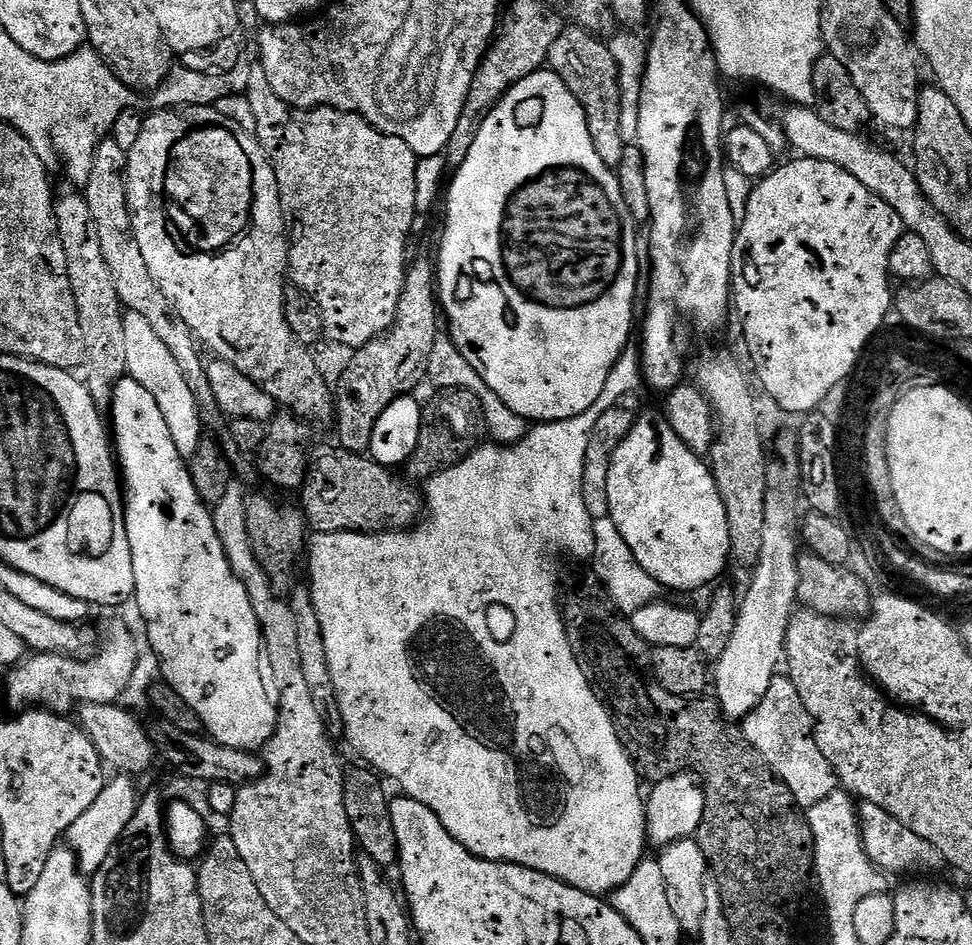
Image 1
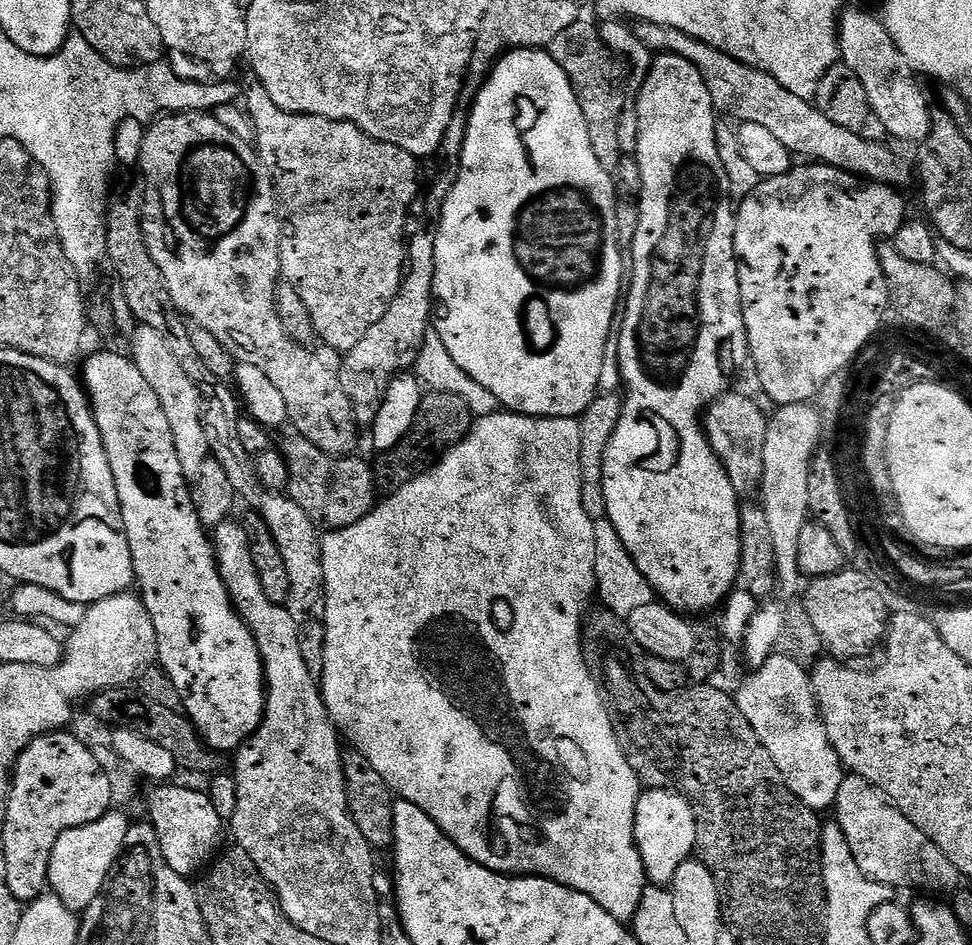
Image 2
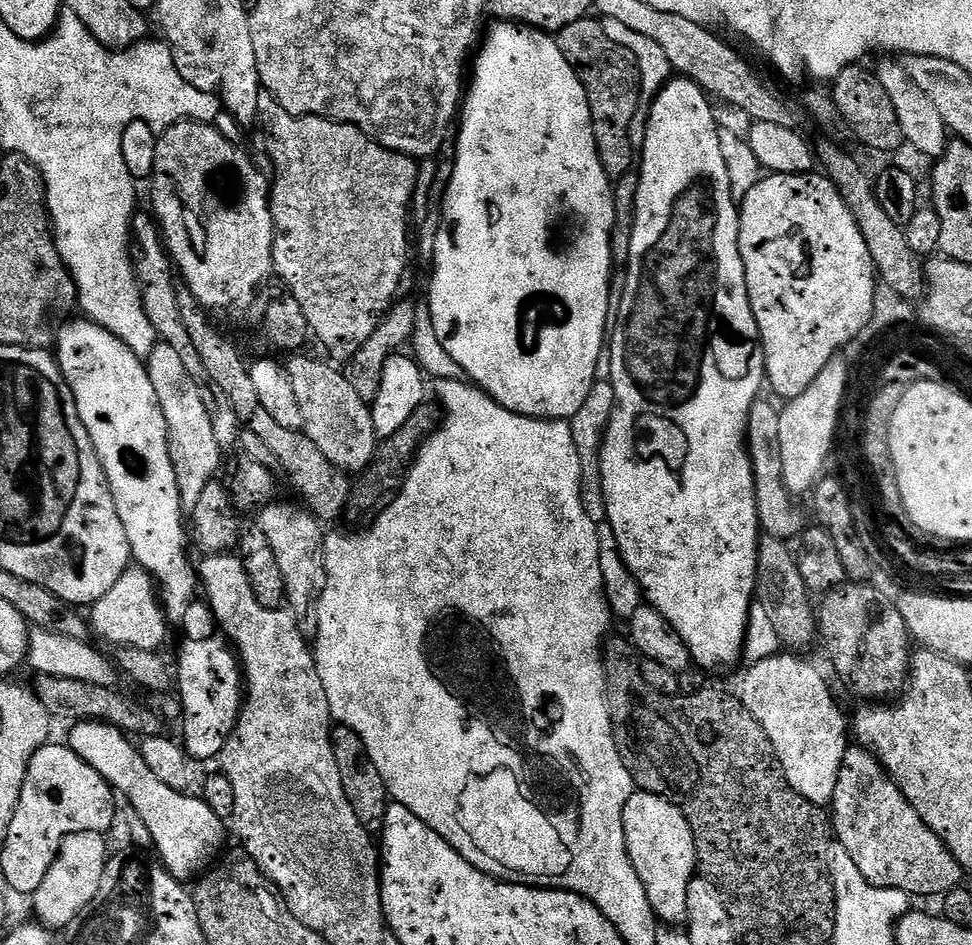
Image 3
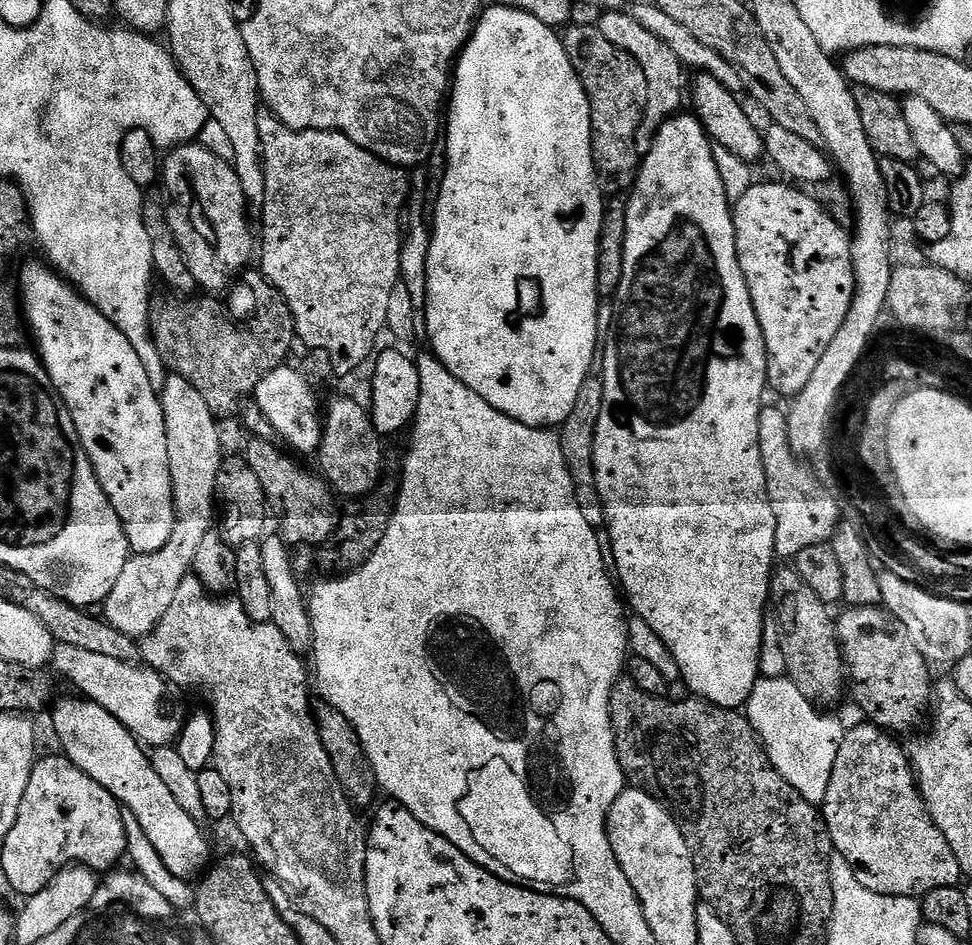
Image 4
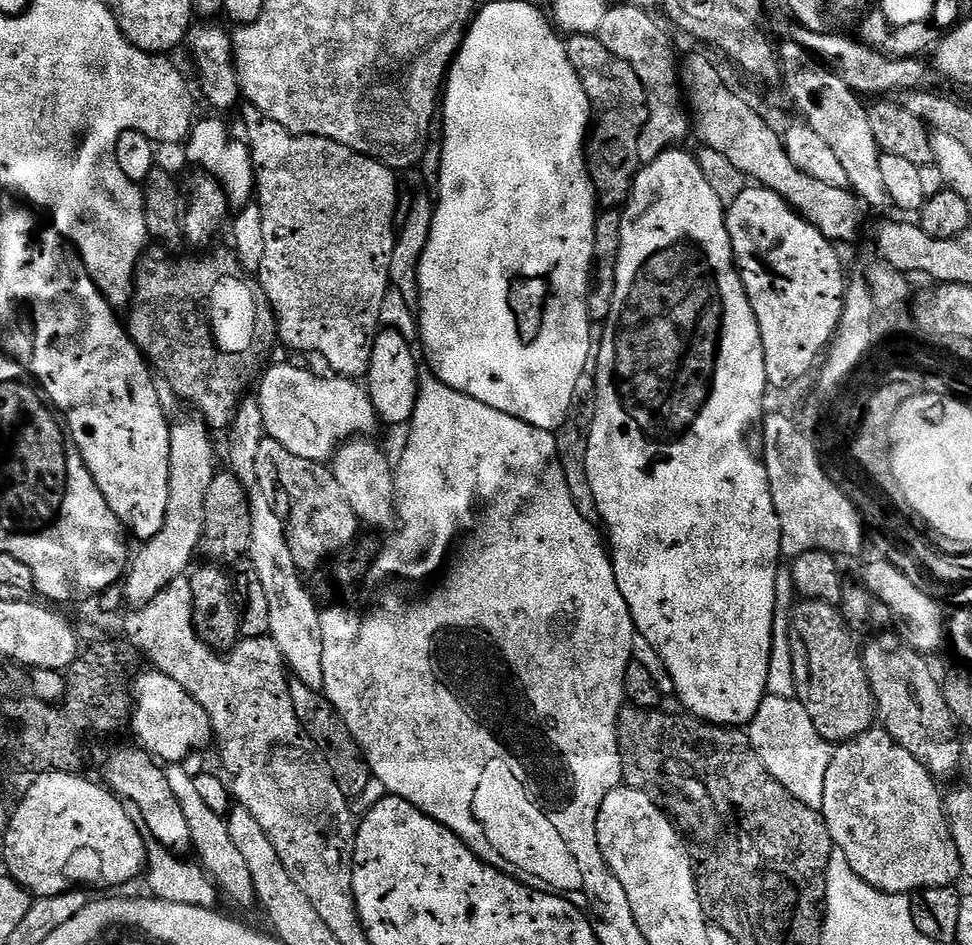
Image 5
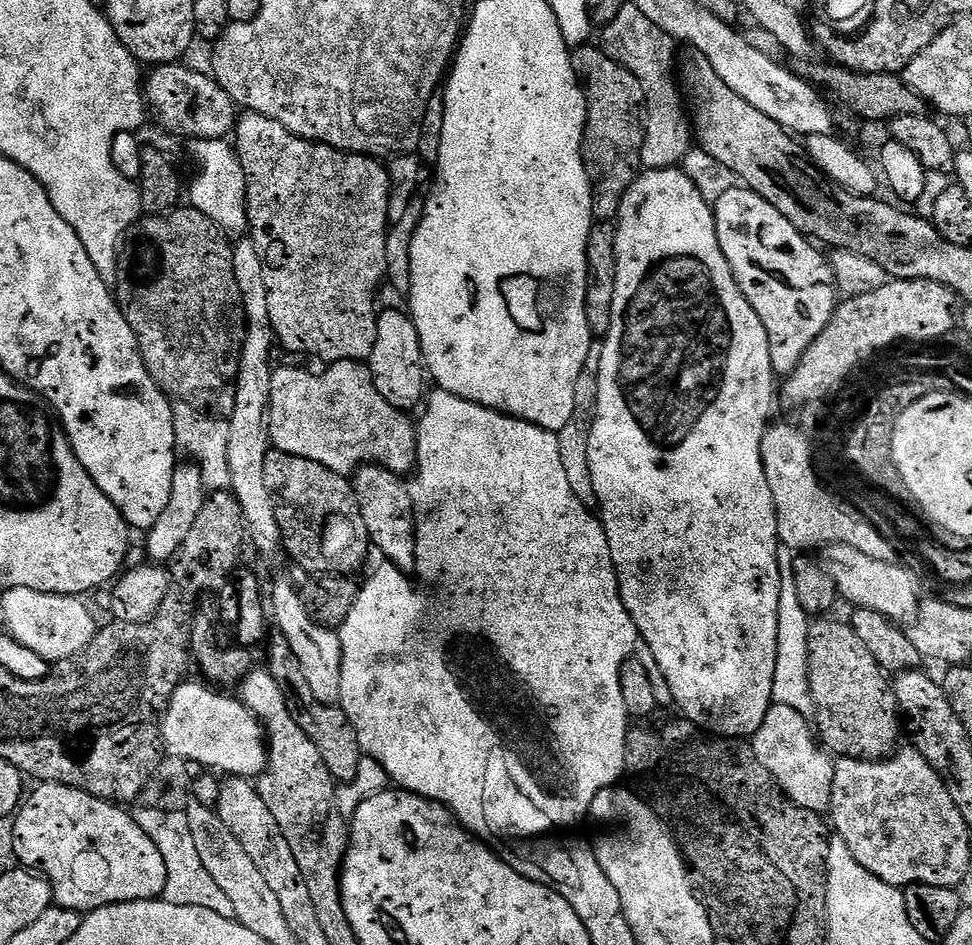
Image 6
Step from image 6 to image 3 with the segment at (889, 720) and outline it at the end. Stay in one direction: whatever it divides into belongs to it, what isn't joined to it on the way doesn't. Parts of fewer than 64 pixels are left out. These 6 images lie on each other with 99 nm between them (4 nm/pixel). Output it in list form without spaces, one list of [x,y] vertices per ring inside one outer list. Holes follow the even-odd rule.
[[[767,534],[761,535],[755,599],[759,608],[766,610],[766,618],[774,622],[781,645],[788,650],[800,650],[796,648],[808,648],[812,639],[817,639],[818,616],[814,611],[813,597],[806,590],[806,582],[802,582],[802,574],[798,574],[793,549],[788,547],[785,541]]]

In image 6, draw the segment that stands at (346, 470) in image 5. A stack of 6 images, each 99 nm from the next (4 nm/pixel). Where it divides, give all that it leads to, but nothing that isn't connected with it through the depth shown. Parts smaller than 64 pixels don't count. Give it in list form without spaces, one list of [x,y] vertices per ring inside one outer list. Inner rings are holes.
[[[366,464],[356,469],[352,480],[356,501],[366,522],[368,538],[373,549],[384,555],[383,559],[400,572],[412,574],[416,571],[416,519],[407,483],[397,473],[386,470],[380,464]]]

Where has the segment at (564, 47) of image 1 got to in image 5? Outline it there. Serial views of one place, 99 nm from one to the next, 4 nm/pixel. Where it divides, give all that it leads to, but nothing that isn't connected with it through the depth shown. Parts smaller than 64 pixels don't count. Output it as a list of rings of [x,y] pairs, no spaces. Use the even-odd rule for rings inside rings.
[[[569,35],[566,43],[568,57],[586,90],[590,109],[591,128],[586,141],[586,159],[592,185],[596,188],[596,199],[604,208],[619,209],[628,203],[628,195],[632,193],[632,183],[636,180],[636,173],[642,167],[638,154],[638,138],[640,130],[646,126],[648,121],[648,95],[638,74],[634,74],[634,66],[630,66],[630,62],[622,62],[622,58],[618,58],[618,54],[606,50],[606,46],[602,46],[599,35]]]

